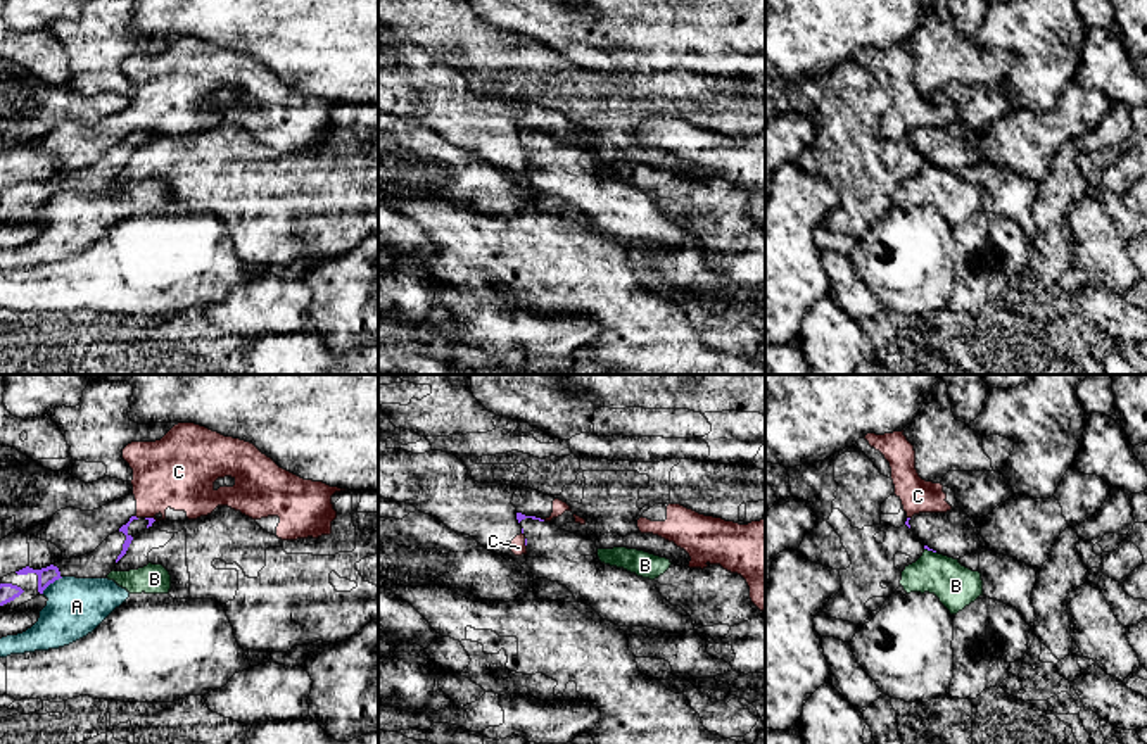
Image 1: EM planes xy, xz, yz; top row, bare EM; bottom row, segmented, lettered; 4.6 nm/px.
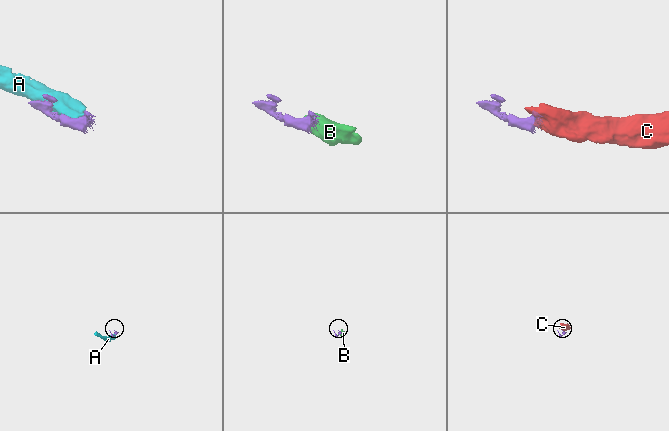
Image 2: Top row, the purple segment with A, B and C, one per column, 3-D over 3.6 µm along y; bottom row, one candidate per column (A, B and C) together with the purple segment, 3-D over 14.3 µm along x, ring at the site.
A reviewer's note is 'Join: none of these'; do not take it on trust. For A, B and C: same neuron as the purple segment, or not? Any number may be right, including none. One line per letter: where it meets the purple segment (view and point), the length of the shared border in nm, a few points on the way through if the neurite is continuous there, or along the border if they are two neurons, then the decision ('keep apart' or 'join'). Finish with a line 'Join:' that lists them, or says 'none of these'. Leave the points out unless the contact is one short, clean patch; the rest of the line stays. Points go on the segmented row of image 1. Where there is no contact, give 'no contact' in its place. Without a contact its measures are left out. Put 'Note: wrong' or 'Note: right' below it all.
A: xy (50, 582) | 130 nm | keep apart
B: yz (930, 549) | 60 nm | along yz (925, 548), (935, 553) | keep apart
C: xy (151, 518) | 60 nm | along xy (145, 517), (156, 520) | keep apart
Join: none of these
Note: right

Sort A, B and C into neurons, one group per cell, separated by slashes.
A B / C

